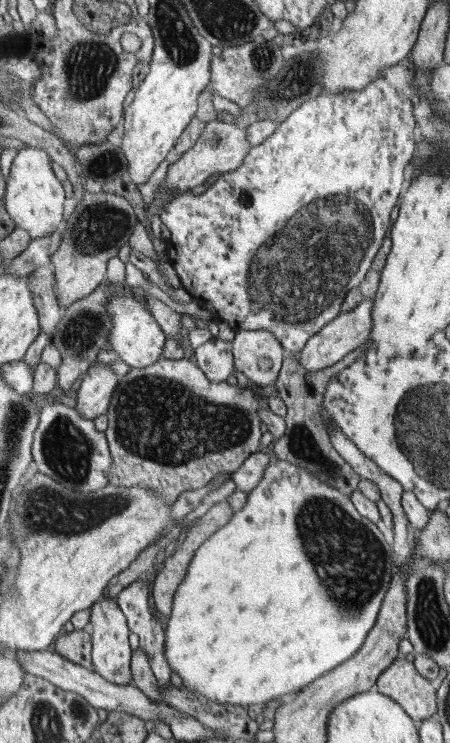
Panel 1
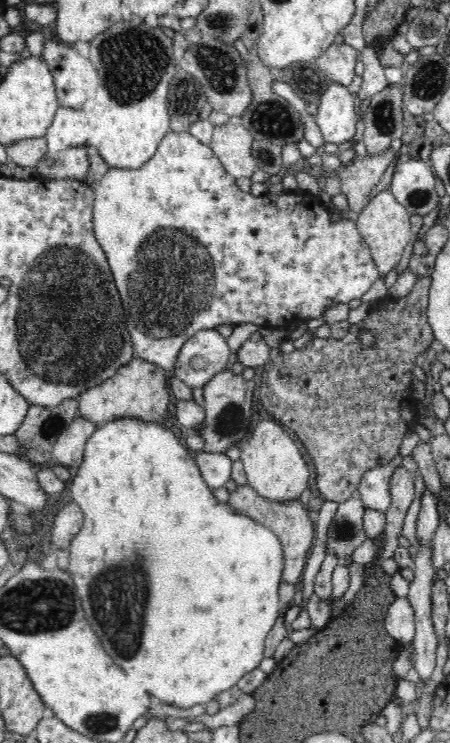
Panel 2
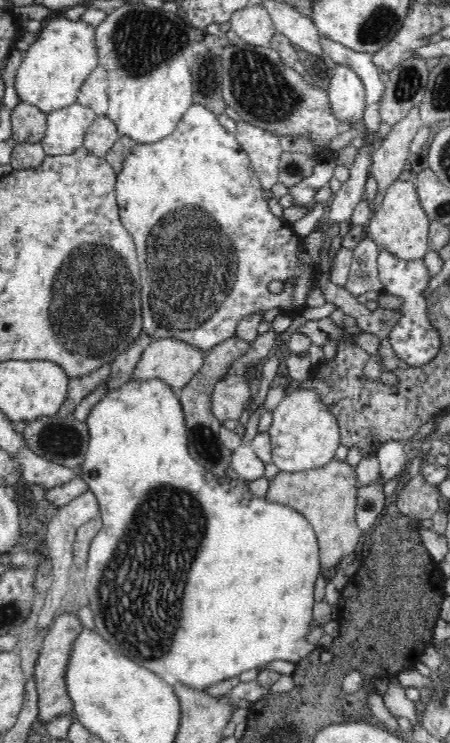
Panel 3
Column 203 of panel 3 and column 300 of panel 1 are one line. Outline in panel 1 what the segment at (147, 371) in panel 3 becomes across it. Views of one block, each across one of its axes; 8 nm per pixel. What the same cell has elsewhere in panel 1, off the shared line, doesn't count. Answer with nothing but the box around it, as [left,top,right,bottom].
[298,295,374,370]

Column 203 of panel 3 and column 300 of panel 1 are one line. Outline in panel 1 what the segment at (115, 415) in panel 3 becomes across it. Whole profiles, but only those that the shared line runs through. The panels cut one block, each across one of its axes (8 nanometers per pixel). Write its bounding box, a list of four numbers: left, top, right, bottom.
[164,453,394,708]

